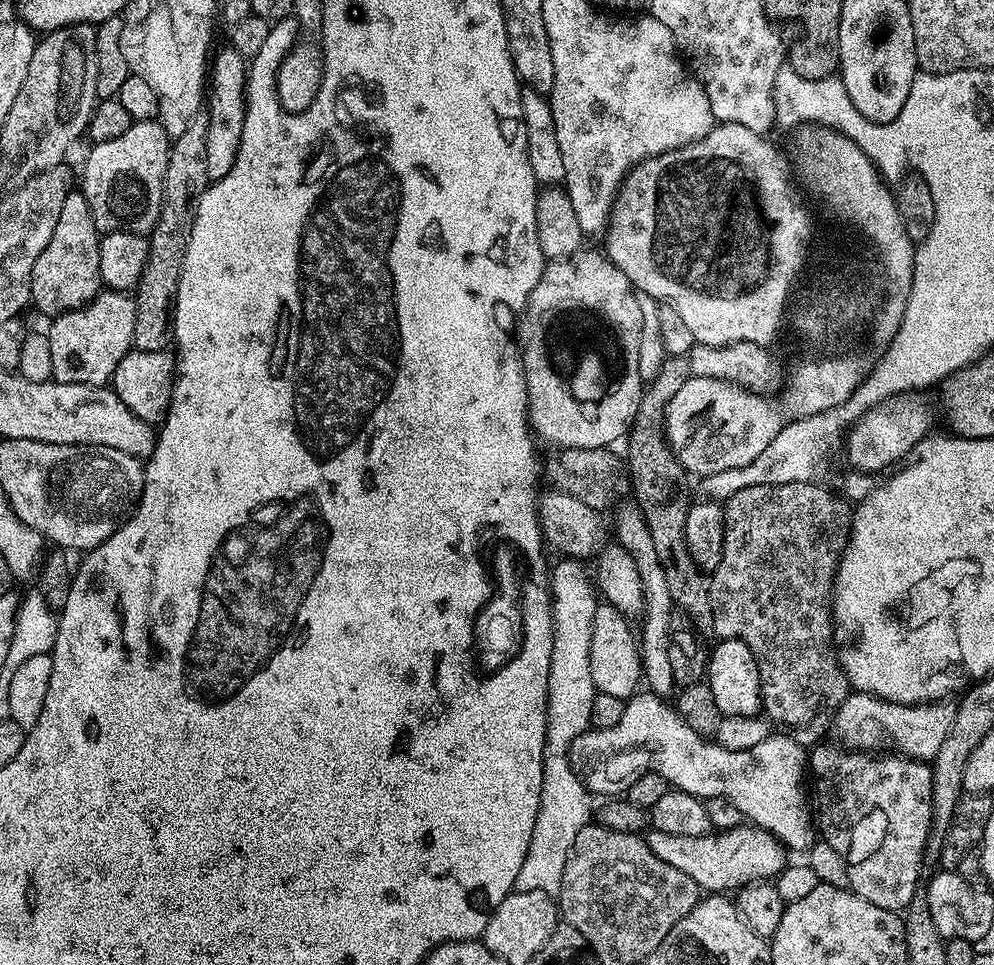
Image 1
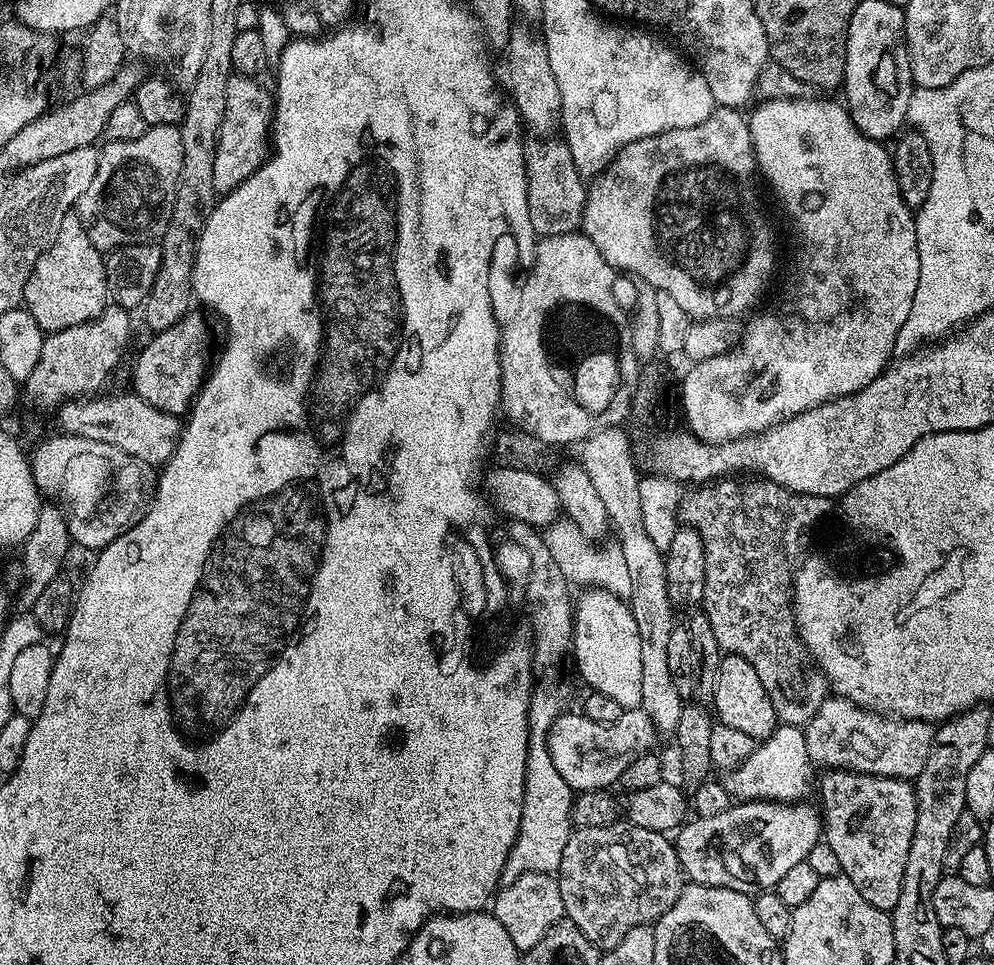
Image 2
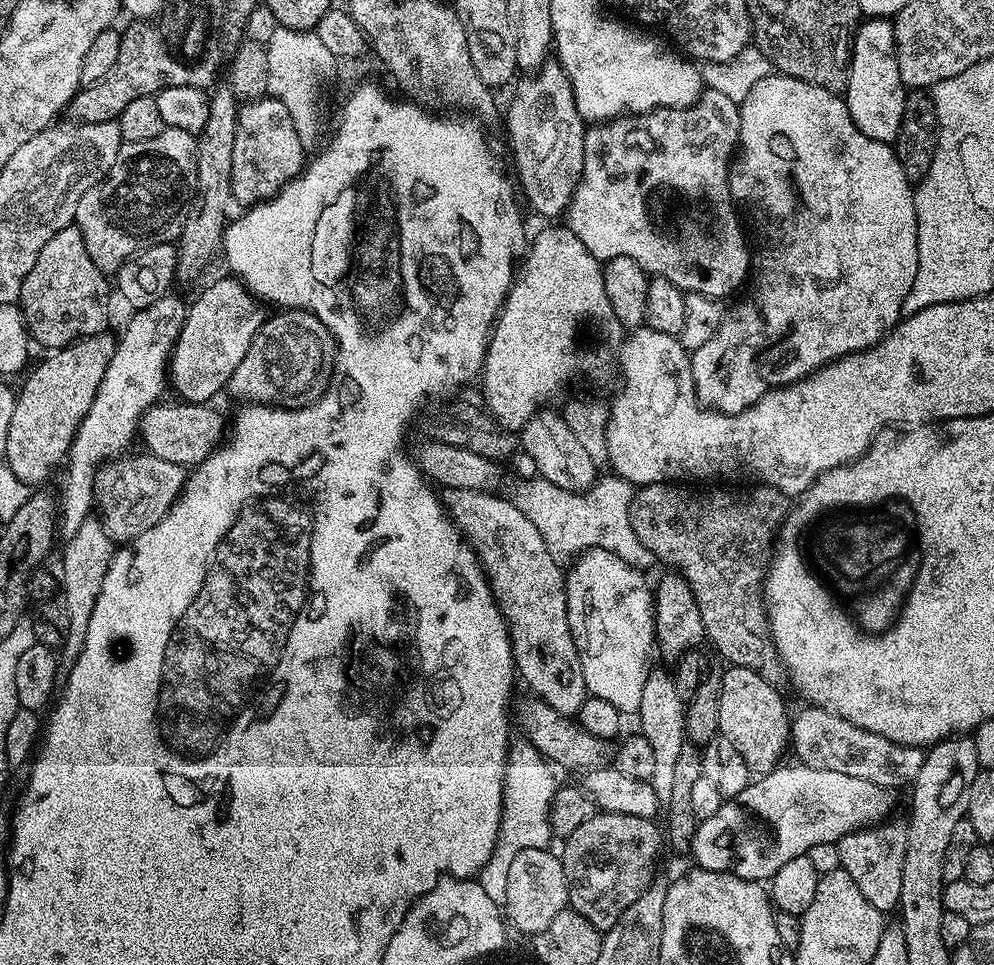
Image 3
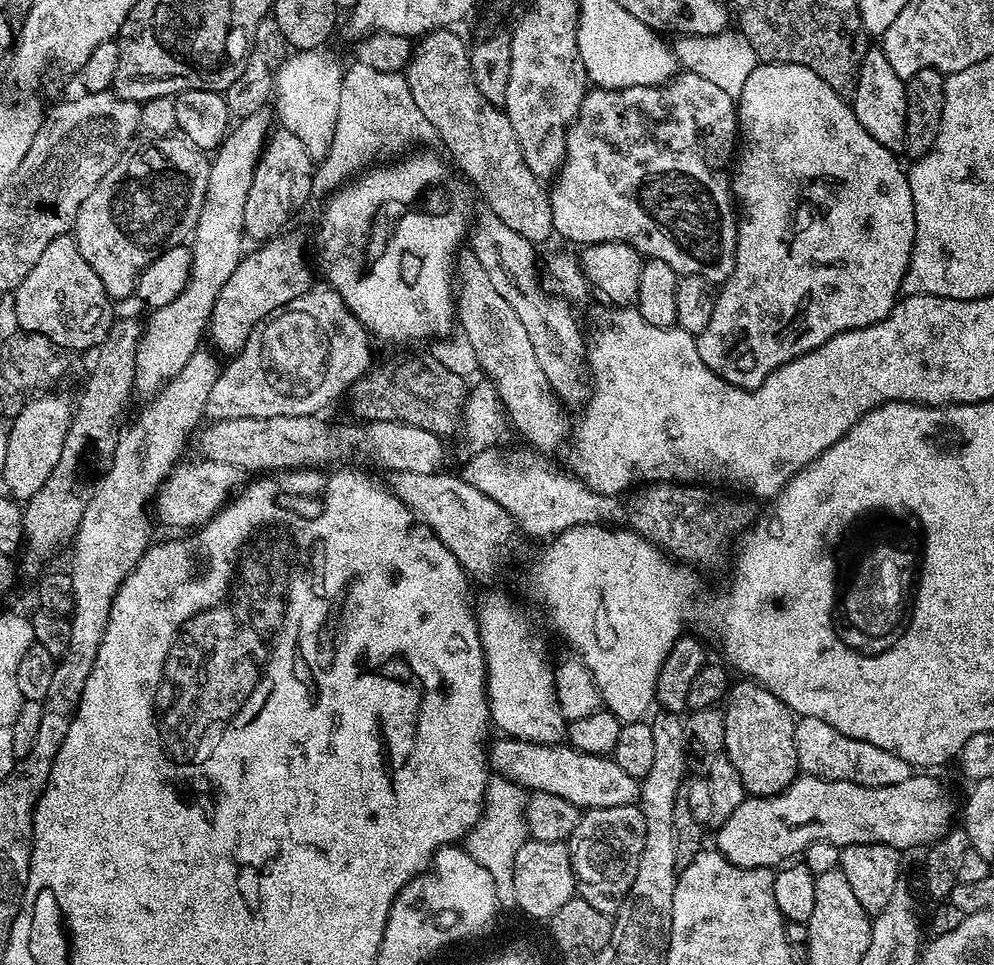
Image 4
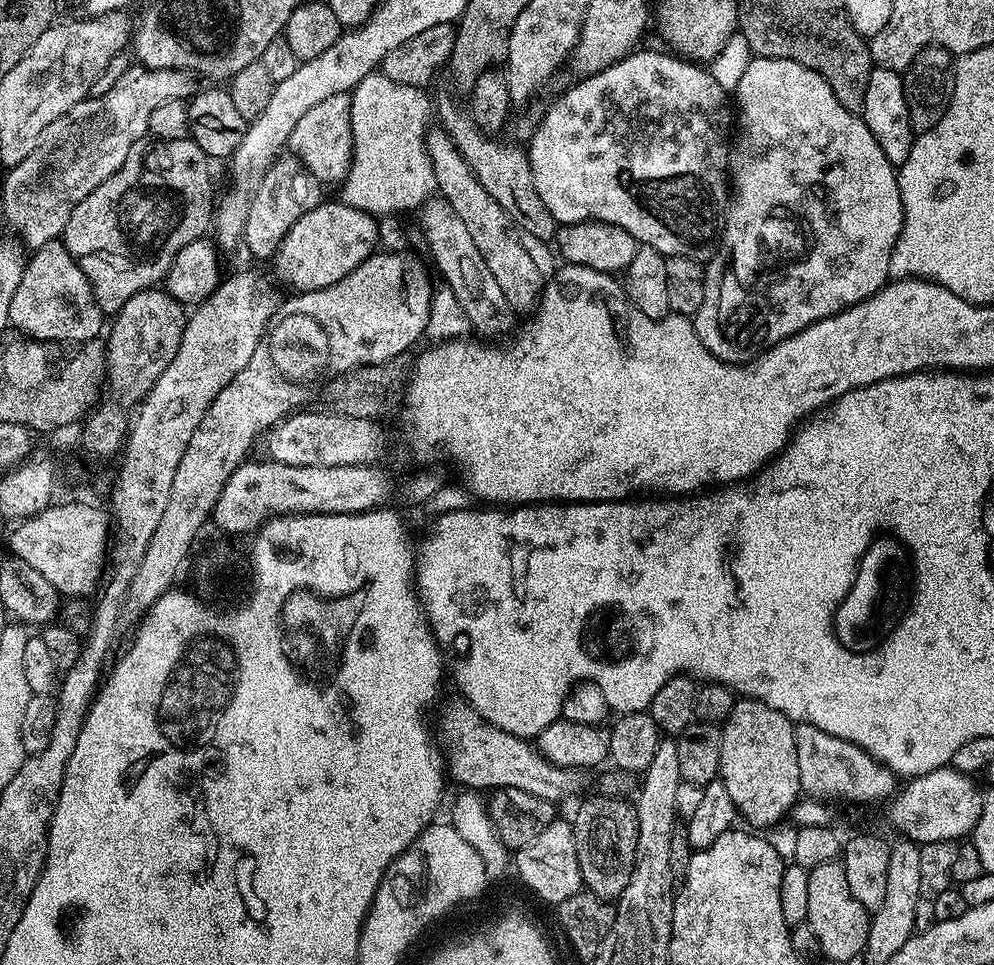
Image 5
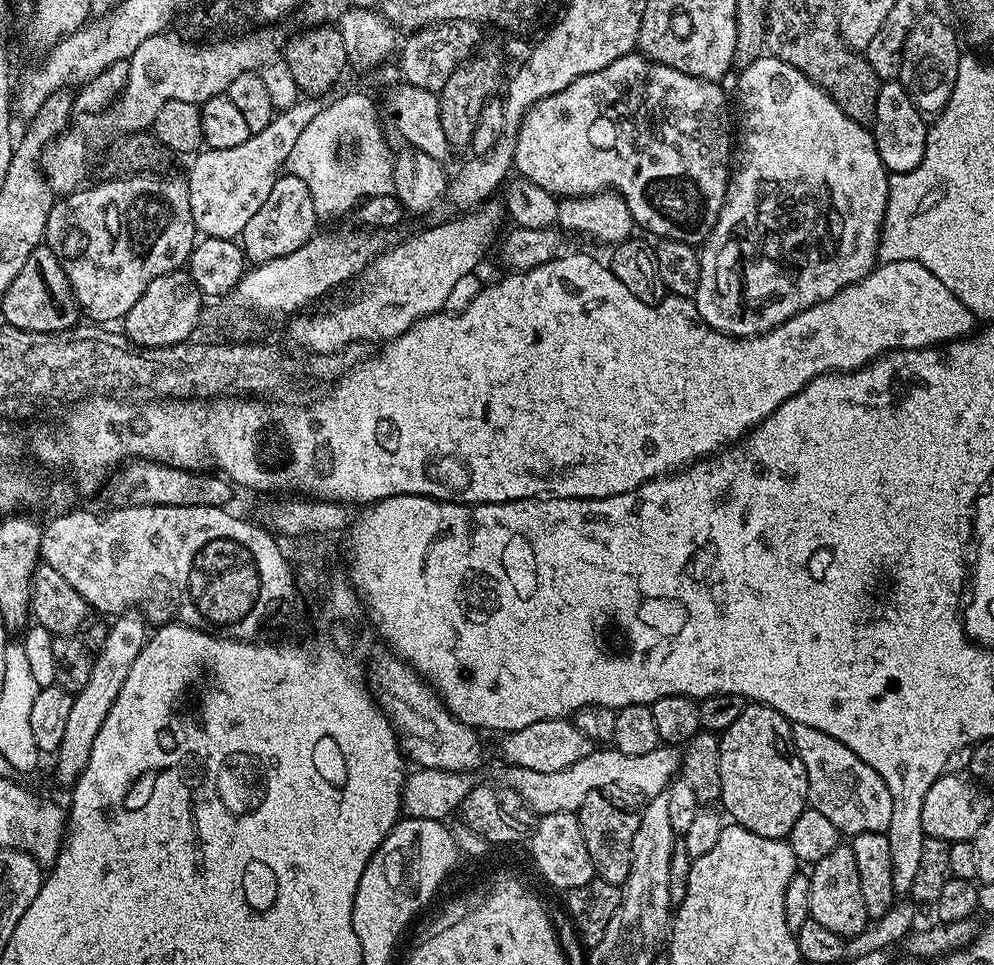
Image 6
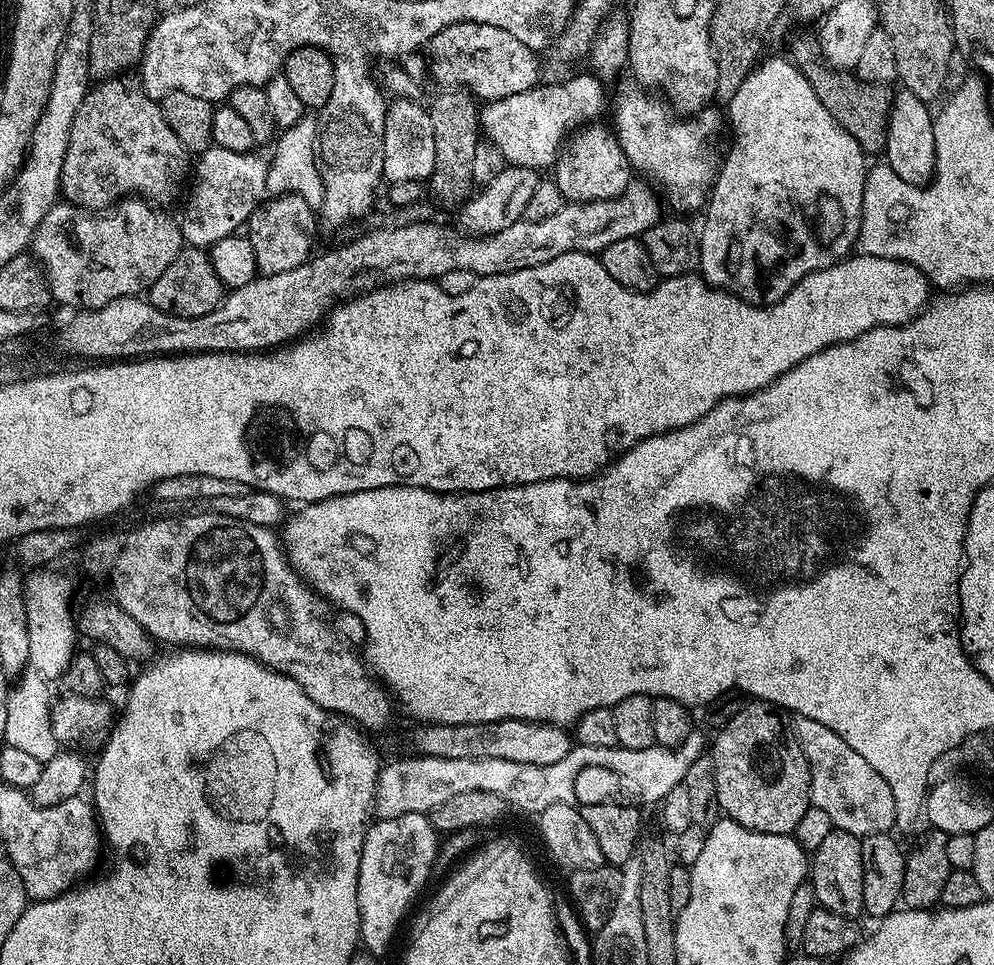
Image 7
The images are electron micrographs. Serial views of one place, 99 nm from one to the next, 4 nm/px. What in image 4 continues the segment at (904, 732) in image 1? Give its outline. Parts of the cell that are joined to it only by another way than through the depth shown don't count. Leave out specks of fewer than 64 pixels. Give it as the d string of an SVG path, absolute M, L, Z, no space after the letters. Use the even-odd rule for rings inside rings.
M801 716L796 720L794 750L798 750L800 772L823 780L845 780L862 786L898 786L898 782L906 782L906 778L914 775L912 765L898 758L898 754L890 754L890 750L850 738L834 730L834 726L826 726L822 718L813 716Z

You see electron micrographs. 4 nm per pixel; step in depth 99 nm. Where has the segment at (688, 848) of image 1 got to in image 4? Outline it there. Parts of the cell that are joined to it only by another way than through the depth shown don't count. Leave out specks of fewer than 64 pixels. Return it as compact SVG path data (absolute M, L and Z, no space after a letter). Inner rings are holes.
M914 774L910 778L906 778L906 782L898 782L898 786L862 786L854 782L846 782L845 780L823 780L817 776L797 775L795 782L786 790L777 792L774 796L748 796L742 802L742 806L738 806L738 810L734 810L734 814L730 814L730 818L726 818L719 825L720 828L716 832L715 851L721 852L727 860L732 864L738 864L743 868L771 868L783 865L785 862L791 861L793 858L799 857L805 848L808 848L816 840L828 840L832 844L889 844L890 847L897 850L905 850L904 848L916 848L919 844L927 845L929 842L935 842L941 836L946 835L953 827L954 819L958 816L958 804L952 801L950 793L944 789L944 784L940 780L935 780L932 774Z

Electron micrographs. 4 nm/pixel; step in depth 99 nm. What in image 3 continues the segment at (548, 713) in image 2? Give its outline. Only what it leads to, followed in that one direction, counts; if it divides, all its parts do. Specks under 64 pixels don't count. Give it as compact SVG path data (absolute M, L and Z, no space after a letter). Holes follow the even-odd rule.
M527 738L513 739L508 745L508 761L504 764L504 801L502 802L502 822L494 846L494 854L485 862L478 873L478 883L486 895L503 906L506 902L506 877L510 875L510 865L522 850L548 848L553 843L552 803L556 797L558 781L557 769Z

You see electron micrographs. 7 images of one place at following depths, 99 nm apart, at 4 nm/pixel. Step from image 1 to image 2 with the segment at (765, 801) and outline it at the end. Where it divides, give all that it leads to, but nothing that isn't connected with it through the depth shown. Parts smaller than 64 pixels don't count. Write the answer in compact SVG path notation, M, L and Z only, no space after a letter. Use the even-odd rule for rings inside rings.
M629 708L618 718L618 722L603 724L602 722L590 722L579 711L565 711L550 726L548 735L548 749L550 758L554 761L554 767L562 778L566 778L573 793L599 792L608 790L620 784L622 774L640 756L647 756L658 739L656 728L652 720L647 716L643 708ZM780 726L767 740L757 743L756 749L738 767L723 777L722 783L728 795L737 801L771 800L773 802L800 802L808 791L813 791L814 765L806 750L804 733L796 726Z

